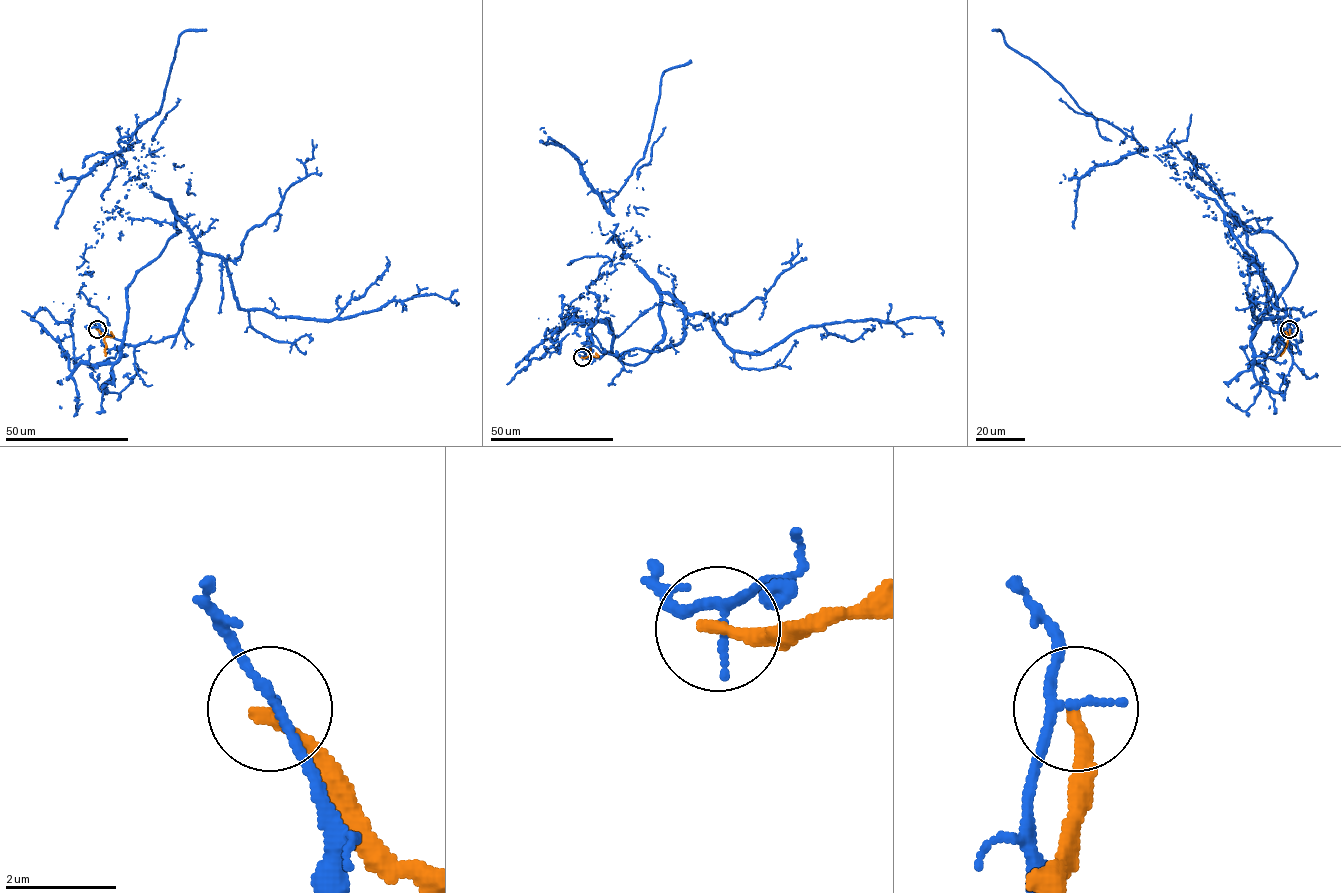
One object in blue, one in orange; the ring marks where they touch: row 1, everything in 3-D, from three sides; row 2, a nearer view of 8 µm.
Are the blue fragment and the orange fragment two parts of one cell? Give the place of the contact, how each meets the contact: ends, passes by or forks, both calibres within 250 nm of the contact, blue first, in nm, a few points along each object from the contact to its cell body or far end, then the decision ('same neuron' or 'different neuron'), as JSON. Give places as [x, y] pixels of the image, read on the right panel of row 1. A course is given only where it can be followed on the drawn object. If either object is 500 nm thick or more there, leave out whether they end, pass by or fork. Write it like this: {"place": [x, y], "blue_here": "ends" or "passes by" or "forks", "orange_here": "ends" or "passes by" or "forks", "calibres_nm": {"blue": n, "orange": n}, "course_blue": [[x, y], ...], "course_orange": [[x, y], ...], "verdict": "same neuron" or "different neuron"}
{"place": [1289, 329], "blue_here": "passes by", "orange_here": "ends", "calibres_nm": {"blue": 150, "orange": 220}, "course_blue": [[1289, 329], [1290, 349], [1225, 215], [1296, 261], [1251, 340], [1252, 274], [1225, 236], [1232, 210], [1251, 212]], "course_orange": [[1289, 329], [1286, 348], [1280, 356]], "verdict": "different neuron"}

